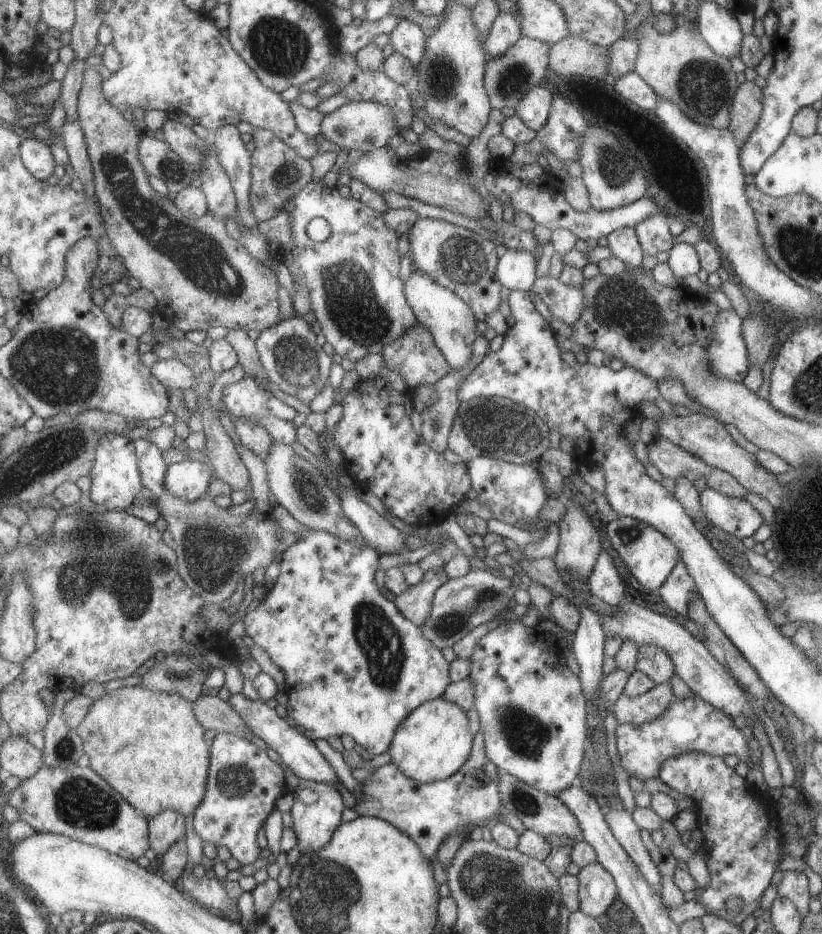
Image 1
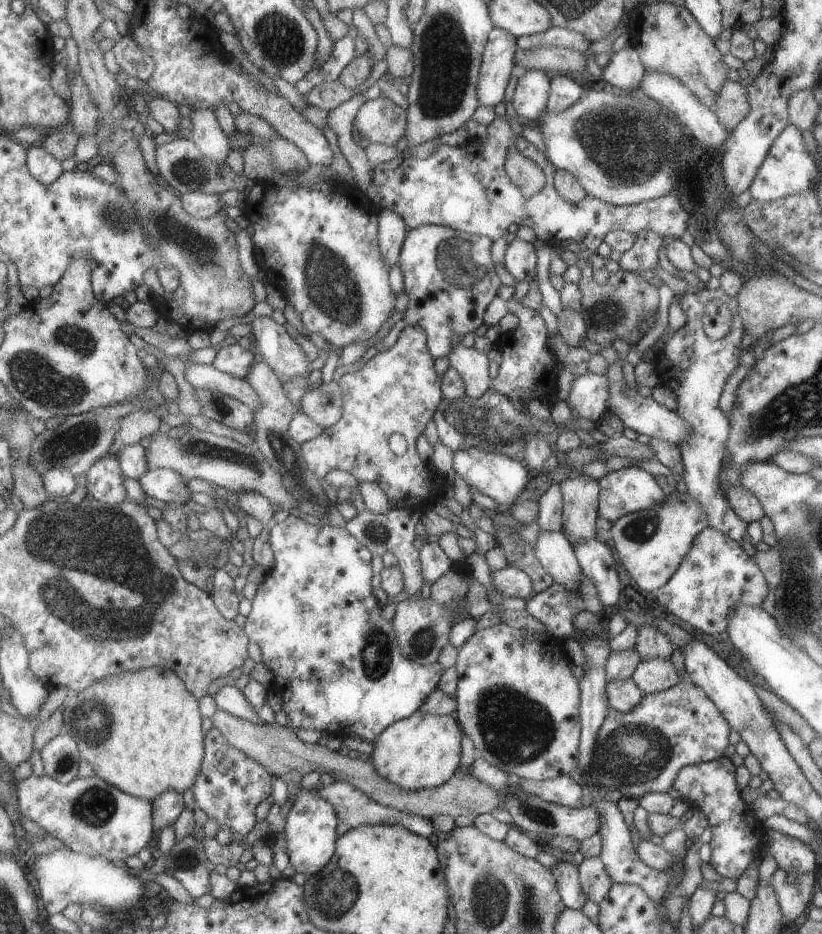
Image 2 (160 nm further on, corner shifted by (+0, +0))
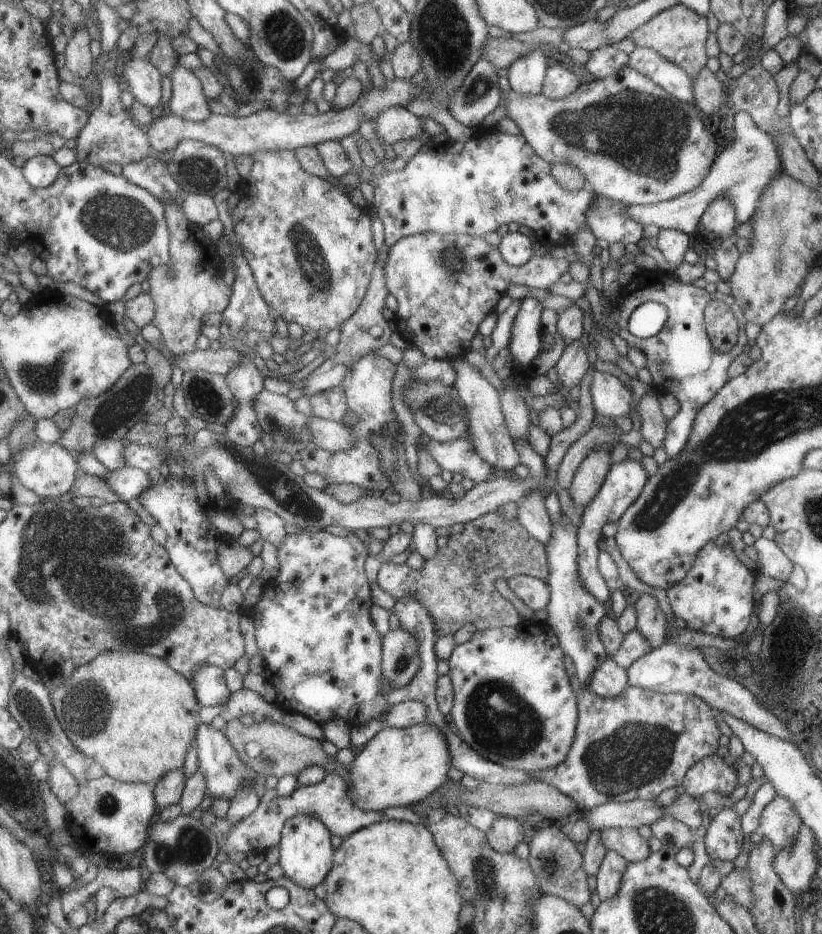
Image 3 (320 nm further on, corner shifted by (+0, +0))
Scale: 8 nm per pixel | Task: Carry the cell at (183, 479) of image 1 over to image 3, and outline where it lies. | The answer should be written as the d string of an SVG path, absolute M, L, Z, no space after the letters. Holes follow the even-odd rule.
M119 467L106 472L101 478L119 501L127 503L131 498L137 498L139 493L151 483L147 472L135 467Z

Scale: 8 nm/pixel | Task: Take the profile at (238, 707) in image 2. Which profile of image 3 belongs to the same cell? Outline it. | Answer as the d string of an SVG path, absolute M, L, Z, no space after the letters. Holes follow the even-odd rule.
M197 665L190 670L190 683L201 706L215 706L228 701L230 690L225 686L223 671L215 665Z

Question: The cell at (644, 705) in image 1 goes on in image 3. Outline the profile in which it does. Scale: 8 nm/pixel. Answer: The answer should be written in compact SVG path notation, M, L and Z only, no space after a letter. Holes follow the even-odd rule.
M607 655L594 666L584 688L596 695L608 697L619 694L625 685L627 685L626 669Z

